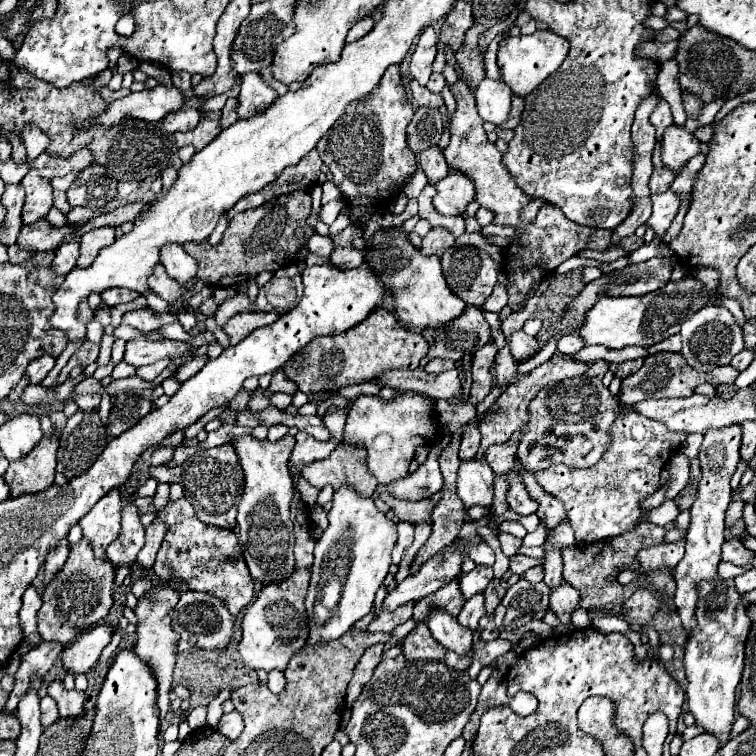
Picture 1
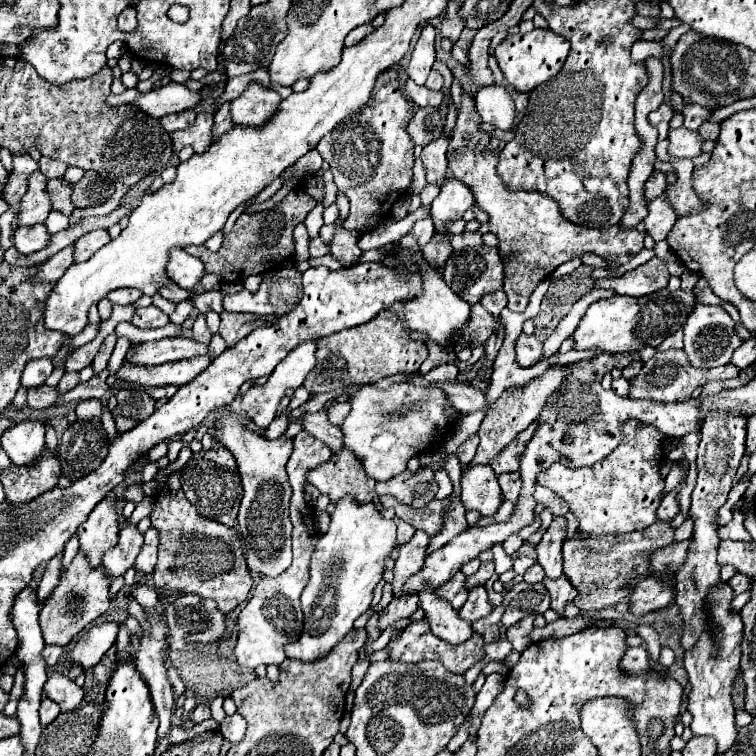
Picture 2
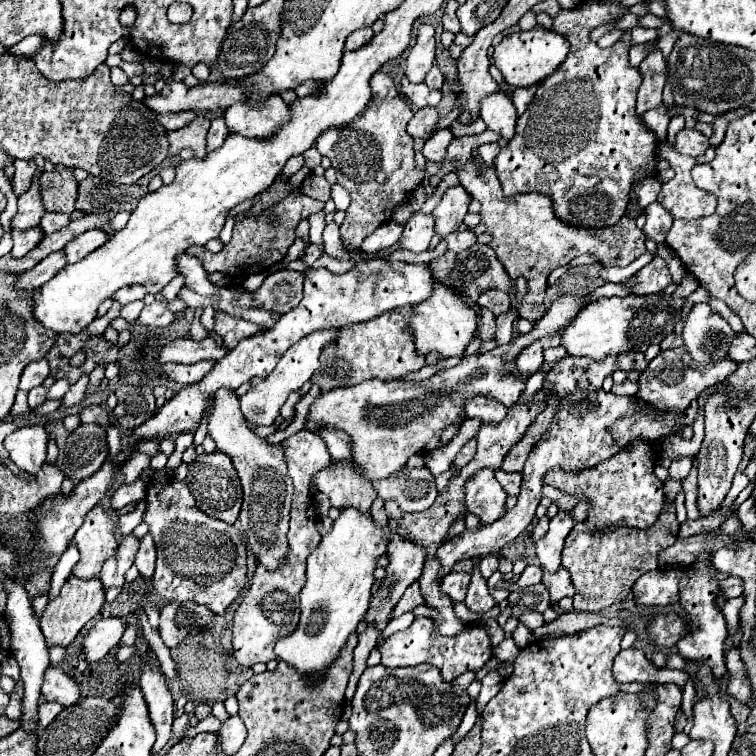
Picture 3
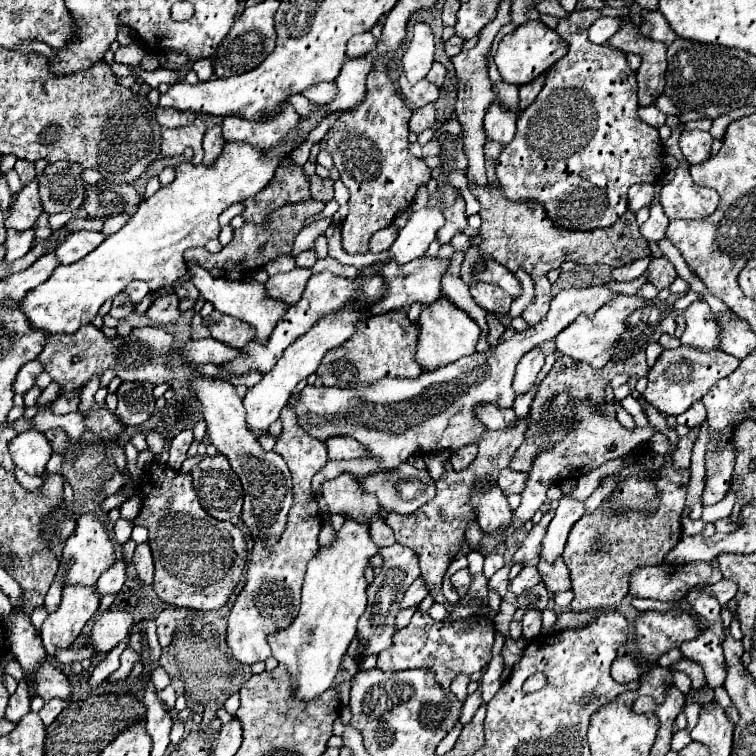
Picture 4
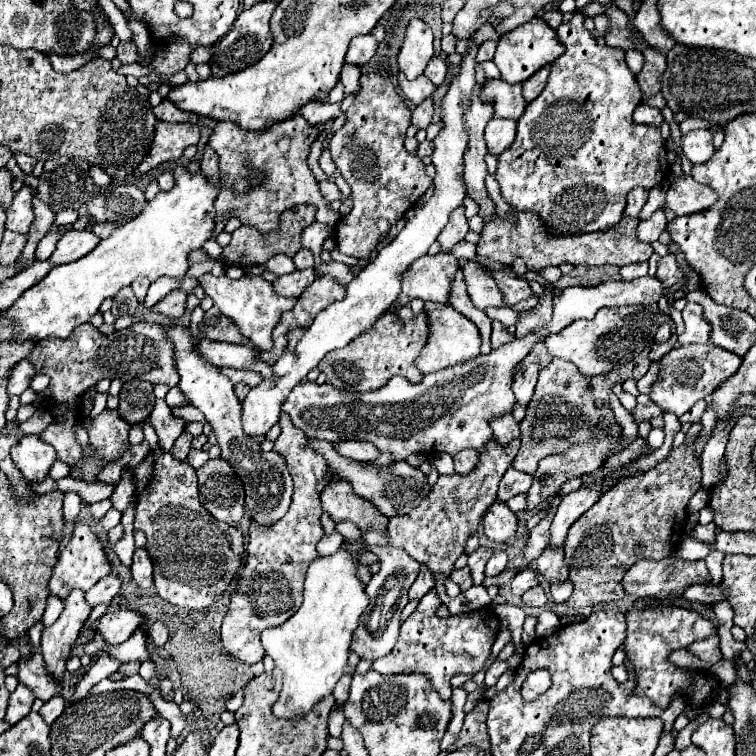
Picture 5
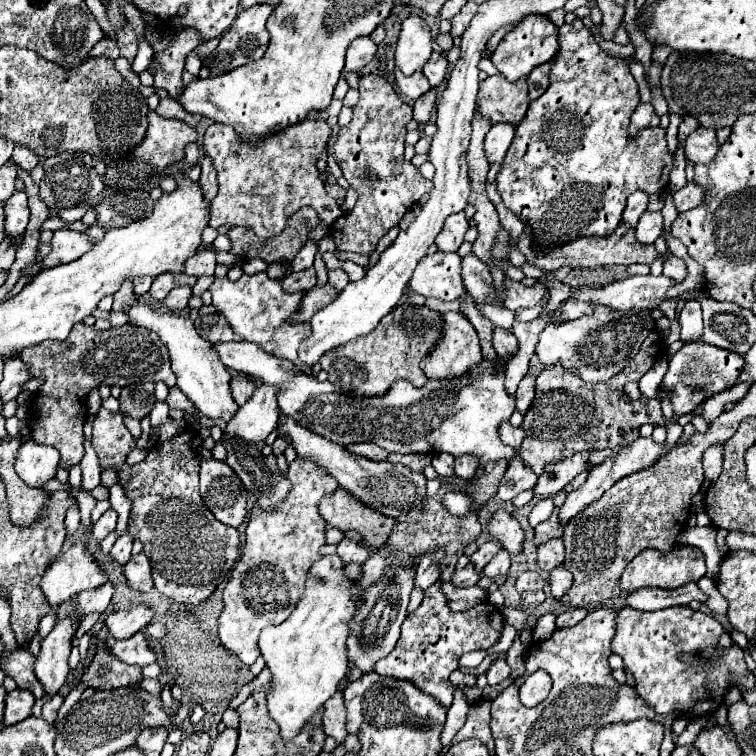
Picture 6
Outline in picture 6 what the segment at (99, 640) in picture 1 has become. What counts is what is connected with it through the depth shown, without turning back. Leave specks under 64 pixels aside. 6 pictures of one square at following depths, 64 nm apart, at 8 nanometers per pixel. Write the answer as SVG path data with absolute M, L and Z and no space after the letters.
M134 606L130 610L118 610L104 618L104 626L108 628L108 634L116 640L126 640L134 636L138 630L148 626L154 612L148 606Z

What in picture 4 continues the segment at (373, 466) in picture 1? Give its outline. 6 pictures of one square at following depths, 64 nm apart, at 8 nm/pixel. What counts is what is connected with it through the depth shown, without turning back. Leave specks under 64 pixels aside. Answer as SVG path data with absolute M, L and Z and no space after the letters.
M606 286L562 290L552 298L550 310L542 322L524 332L516 332L510 340L504 340L496 348L488 348L482 354L464 356L414 380L382 378L372 384L362 384L360 388L306 386L300 396L290 402L290 406L296 410L298 424L318 440L326 440L328 436L336 434L356 438L372 458L380 460L380 472L396 468L418 452L434 452L446 448L458 450L464 444L478 442L482 432L486 430L472 412L476 404L490 402L512 408L516 400L512 380L520 356L540 346L544 340L554 338L568 324L572 324L578 314L596 312L596 308L600 308L612 296L616 294Z

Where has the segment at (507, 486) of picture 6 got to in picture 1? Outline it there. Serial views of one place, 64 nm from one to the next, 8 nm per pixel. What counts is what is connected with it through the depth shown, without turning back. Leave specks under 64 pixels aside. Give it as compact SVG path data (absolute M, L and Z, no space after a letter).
M514 472L508 474L510 478L510 492L508 492L508 504L510 504L510 510L514 510L520 516L528 516L532 513L536 513L538 510L538 502L526 492L524 484L520 484L518 476Z

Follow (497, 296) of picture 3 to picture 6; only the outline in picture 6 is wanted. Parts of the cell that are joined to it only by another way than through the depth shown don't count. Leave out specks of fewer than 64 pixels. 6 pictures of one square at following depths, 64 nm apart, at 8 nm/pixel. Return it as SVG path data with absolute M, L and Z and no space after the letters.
M474 254L462 258L462 280L476 304L484 304L488 298L496 298L492 274L488 272L488 266Z

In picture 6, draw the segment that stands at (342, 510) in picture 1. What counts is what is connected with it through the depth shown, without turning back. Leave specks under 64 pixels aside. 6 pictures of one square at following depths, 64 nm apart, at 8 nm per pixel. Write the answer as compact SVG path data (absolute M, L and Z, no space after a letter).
M322 556L312 564L306 592L296 610L278 626L268 626L260 634L260 650L272 672L272 692L268 710L278 722L284 738L294 738L308 718L336 694L338 682L348 672L346 640L350 618L362 604L362 594L344 574L346 562L340 556Z

